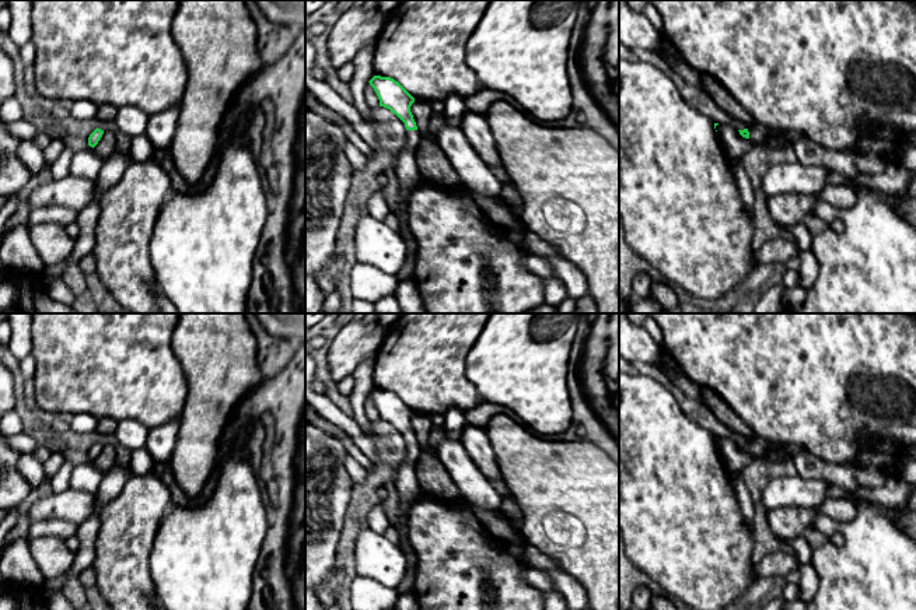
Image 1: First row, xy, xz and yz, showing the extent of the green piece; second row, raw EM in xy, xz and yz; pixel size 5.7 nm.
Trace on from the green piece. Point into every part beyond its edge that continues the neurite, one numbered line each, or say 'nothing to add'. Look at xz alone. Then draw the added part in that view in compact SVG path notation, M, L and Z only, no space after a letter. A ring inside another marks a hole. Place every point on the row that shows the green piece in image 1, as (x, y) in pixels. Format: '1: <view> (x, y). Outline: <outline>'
1: xz (406, 171). Outline: M417 130L406 132L406 144L399 151L396 158L396 165L391 169L399 183L399 197L402 201L402 210L399 213L399 222L408 225L408 200L410 197L410 186L420 179L417 162L416 162L416 150L423 140L422 134Z

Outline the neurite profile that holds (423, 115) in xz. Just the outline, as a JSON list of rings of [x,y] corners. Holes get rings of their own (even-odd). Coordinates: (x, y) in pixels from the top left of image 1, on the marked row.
[[[415,99],[410,106],[410,112],[422,137],[436,141],[434,134],[429,130],[430,123],[436,119],[430,102],[426,99]]]

